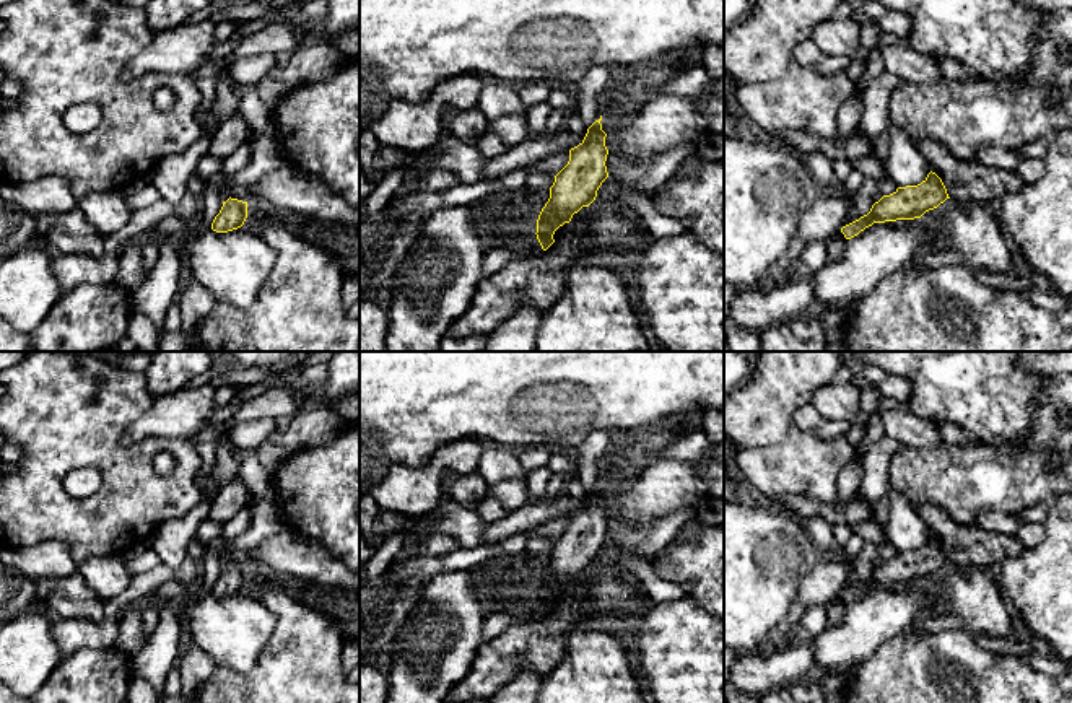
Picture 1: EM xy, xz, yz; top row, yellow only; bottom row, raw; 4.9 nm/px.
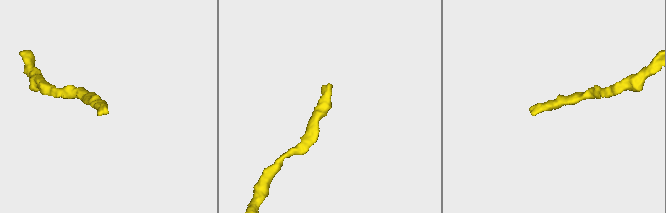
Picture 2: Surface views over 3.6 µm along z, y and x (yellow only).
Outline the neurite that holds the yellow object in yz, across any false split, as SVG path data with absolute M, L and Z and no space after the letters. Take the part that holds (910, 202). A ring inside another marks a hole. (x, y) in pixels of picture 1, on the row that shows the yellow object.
M930 171L921 184L898 187L893 194L883 195L867 215L843 226L841 233L851 239L874 223L921 218L947 199L950 197L942 179Z

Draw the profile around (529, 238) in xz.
M542 210L537 212L535 218L532 220L529 228L524 231L524 234L519 239L519 242L522 242L529 247L529 251L530 251L529 257L537 257L545 252L537 239L537 234L535 234L537 233L537 220L538 220L540 212Z

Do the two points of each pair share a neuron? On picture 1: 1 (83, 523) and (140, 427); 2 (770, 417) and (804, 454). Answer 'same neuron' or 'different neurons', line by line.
1: different neurons
2: different neurons

